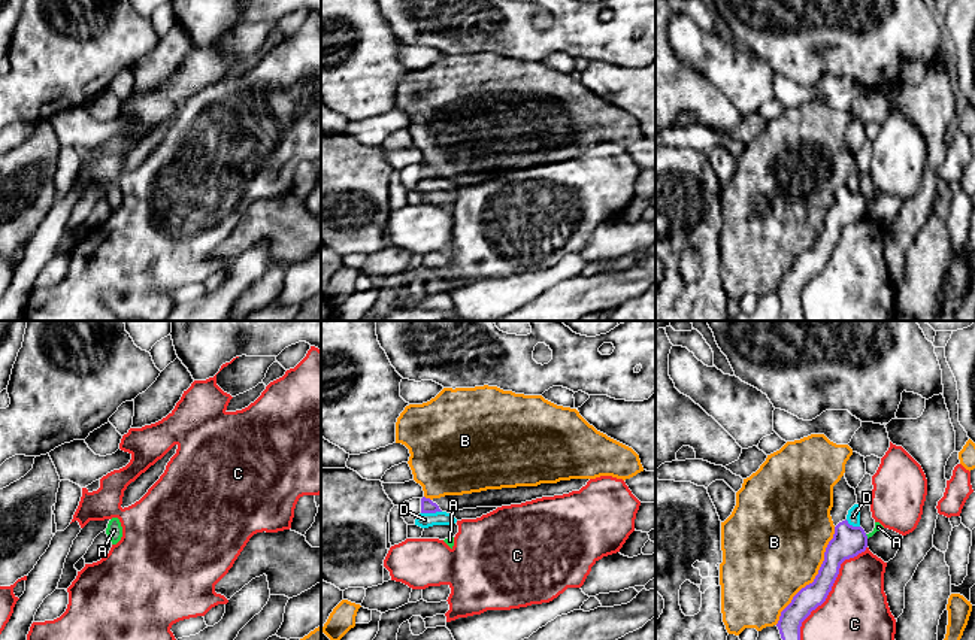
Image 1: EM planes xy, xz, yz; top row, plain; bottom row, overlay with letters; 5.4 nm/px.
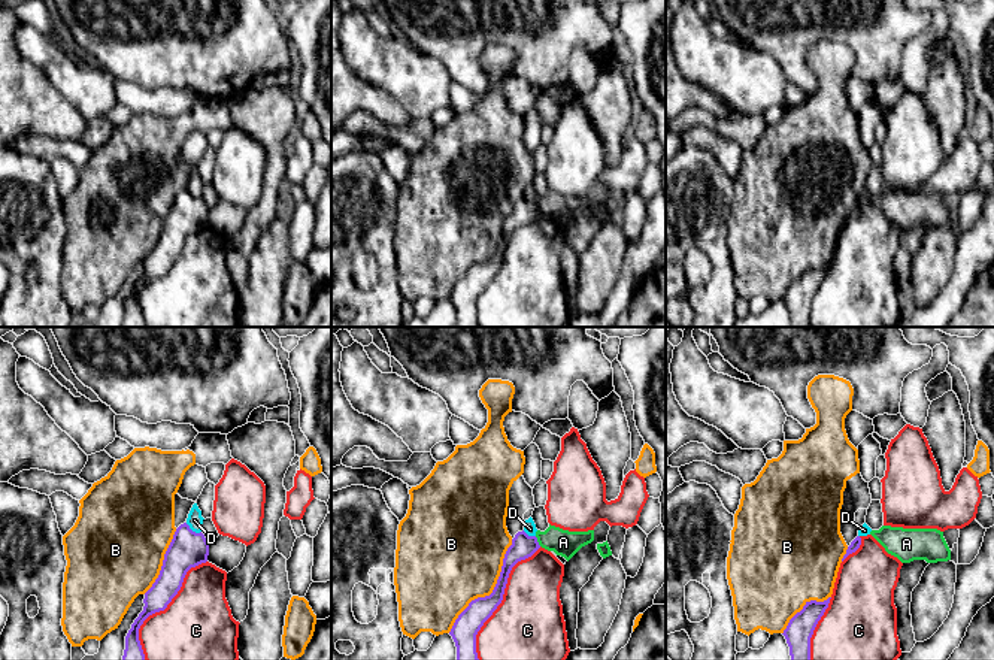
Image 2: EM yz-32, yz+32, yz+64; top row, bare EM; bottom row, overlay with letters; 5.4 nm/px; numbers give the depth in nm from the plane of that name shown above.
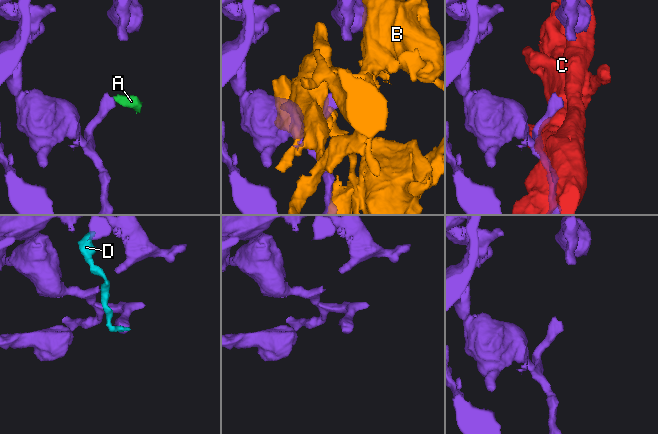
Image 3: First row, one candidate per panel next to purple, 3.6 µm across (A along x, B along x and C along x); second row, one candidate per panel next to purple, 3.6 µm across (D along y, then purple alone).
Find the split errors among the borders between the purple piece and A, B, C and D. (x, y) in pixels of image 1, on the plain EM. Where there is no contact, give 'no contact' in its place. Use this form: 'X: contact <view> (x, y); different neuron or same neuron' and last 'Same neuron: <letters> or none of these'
A: contact yz (866, 202); different neuron
B: contact yz (815, 243); different neuron
C: contact yz (826, 263); different neuron
D: contact xz (430, 178); different neuron
Same neuron: none of these

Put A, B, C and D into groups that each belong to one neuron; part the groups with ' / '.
A D / B / C

